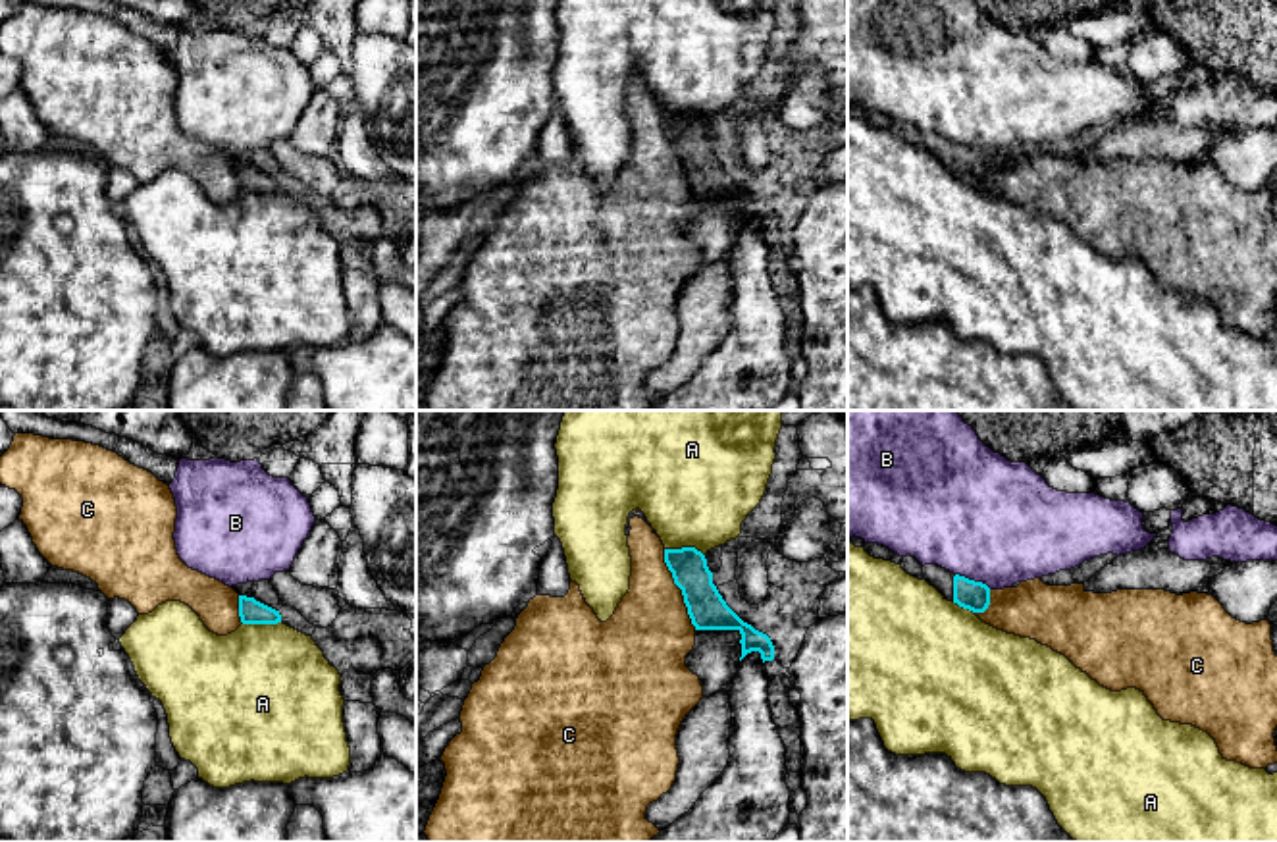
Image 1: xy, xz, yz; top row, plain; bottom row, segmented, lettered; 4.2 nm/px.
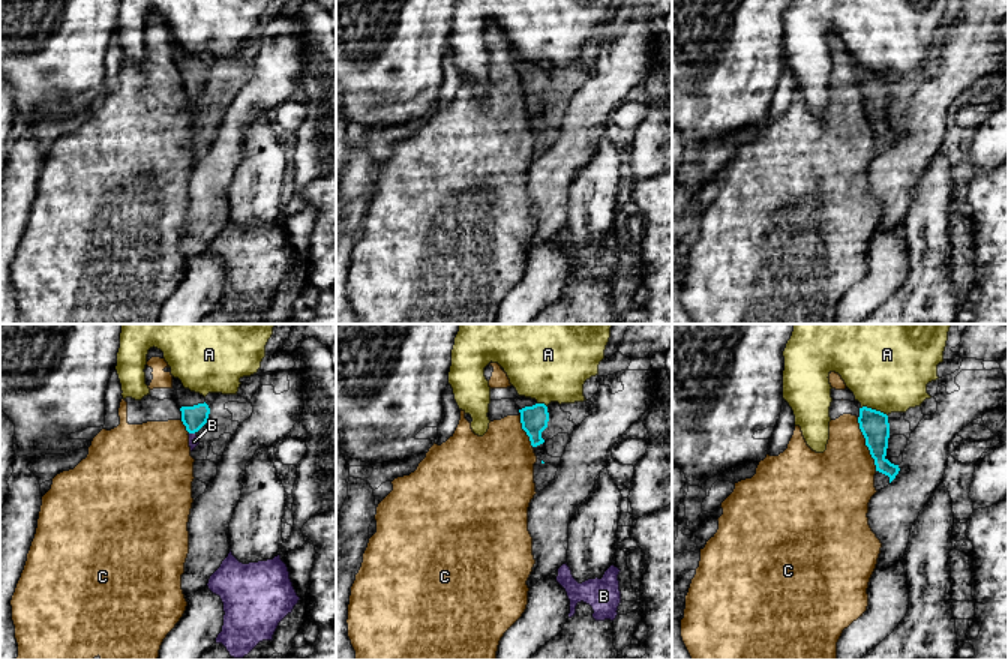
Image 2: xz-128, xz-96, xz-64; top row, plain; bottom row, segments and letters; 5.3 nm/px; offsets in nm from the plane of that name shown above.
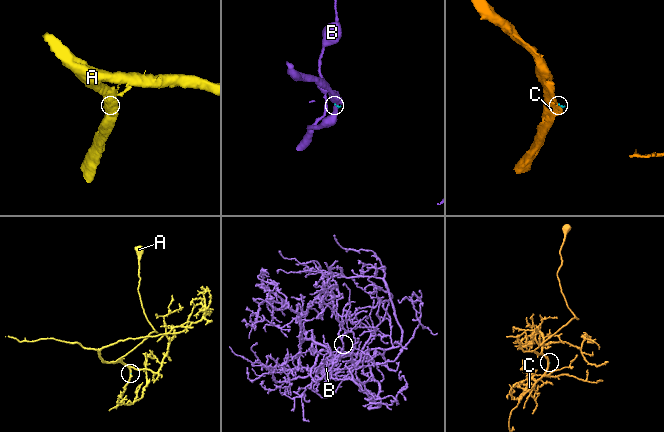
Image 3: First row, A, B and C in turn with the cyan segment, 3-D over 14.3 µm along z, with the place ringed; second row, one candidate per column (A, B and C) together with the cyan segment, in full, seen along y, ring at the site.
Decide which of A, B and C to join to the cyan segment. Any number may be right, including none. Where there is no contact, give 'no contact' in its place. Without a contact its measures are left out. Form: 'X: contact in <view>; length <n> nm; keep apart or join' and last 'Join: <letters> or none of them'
A: contact in xz; length 170 nm; keep apart
B: contact in yz; length 120 nm; keep apart
C: contact in xz; length 360 nm; keep apart
Join: none of them

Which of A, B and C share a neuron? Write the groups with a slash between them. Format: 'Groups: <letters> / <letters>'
Groups: A / B / C

